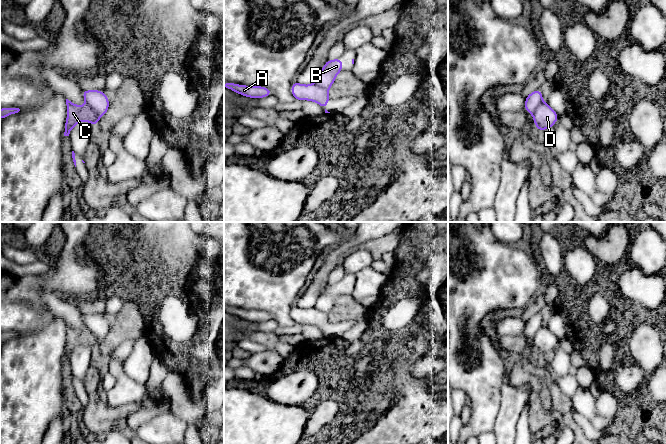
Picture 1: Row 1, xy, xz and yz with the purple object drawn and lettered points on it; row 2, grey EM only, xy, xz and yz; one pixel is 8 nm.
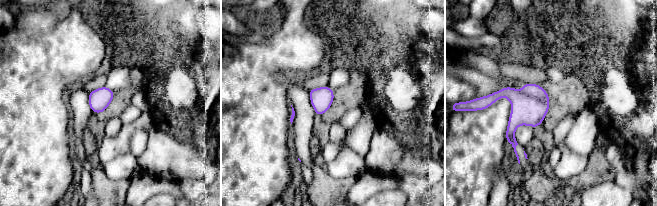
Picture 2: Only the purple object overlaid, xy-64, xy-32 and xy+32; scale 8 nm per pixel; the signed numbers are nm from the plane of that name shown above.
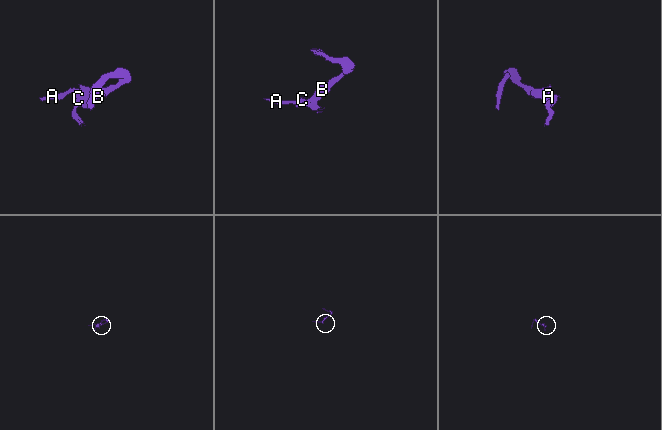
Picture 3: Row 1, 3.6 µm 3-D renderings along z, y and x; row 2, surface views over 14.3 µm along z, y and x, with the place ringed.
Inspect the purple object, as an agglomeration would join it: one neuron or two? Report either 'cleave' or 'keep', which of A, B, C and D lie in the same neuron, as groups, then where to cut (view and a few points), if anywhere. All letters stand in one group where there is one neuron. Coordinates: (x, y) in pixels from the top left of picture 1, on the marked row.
cleave | A C D / B | xy (87, 103), (99, 117)

